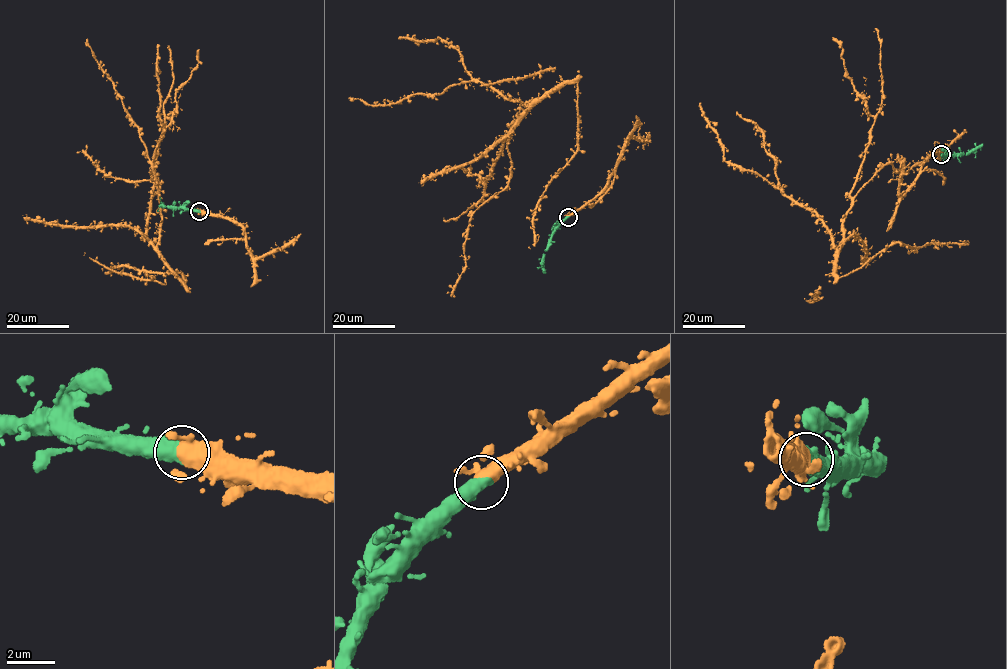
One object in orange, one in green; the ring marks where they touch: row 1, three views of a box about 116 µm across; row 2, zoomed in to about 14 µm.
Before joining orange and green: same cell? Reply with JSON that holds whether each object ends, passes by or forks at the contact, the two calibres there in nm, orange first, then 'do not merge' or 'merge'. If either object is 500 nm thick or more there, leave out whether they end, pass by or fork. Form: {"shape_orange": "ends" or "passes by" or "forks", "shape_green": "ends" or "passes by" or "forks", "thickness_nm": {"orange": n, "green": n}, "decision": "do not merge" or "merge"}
{"thickness_nm": {"orange": 340, "green": 650}, "decision": "merge"}

